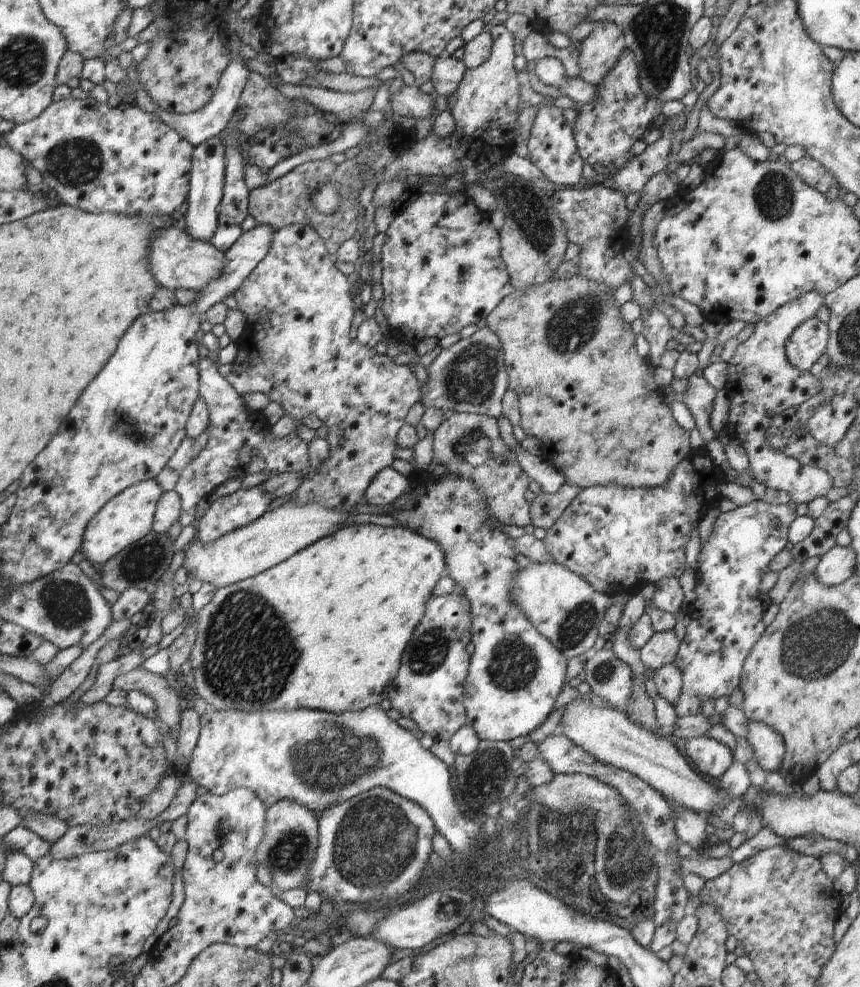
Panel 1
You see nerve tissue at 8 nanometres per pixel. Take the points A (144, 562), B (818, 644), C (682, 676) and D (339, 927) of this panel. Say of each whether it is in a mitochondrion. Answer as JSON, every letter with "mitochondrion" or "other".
{"A":"mitochondrion","B":"mitochondrion","C":"other","D":"other"}

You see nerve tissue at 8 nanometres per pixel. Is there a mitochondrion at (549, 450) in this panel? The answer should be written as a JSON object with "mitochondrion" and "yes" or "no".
{"mitochondrion":"no"}

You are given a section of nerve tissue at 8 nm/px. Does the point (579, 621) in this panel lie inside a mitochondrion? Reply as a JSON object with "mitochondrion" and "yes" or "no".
{"mitochondrion":"yes"}

